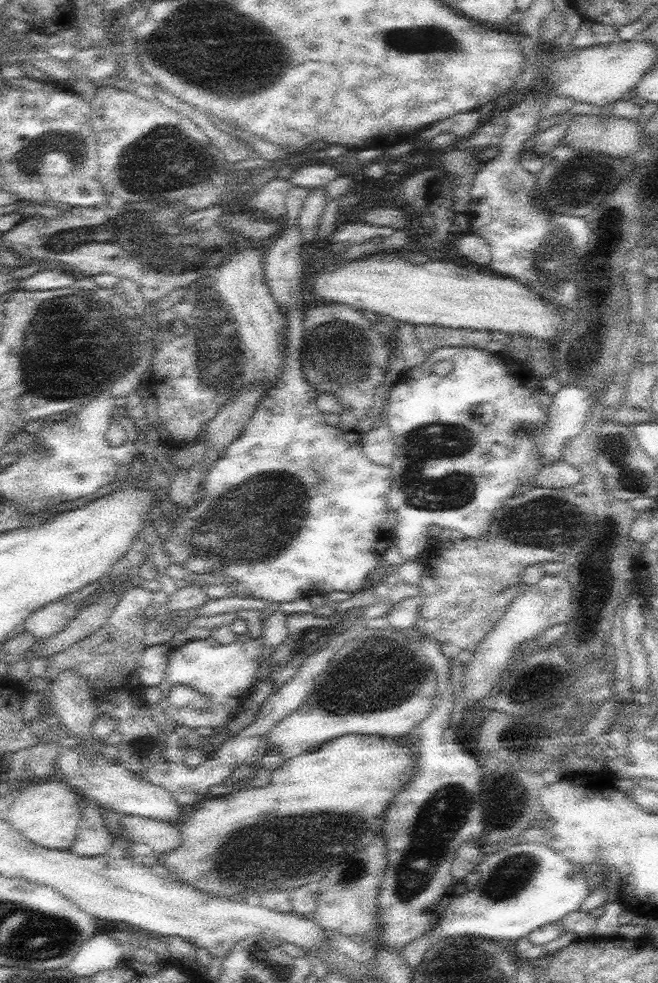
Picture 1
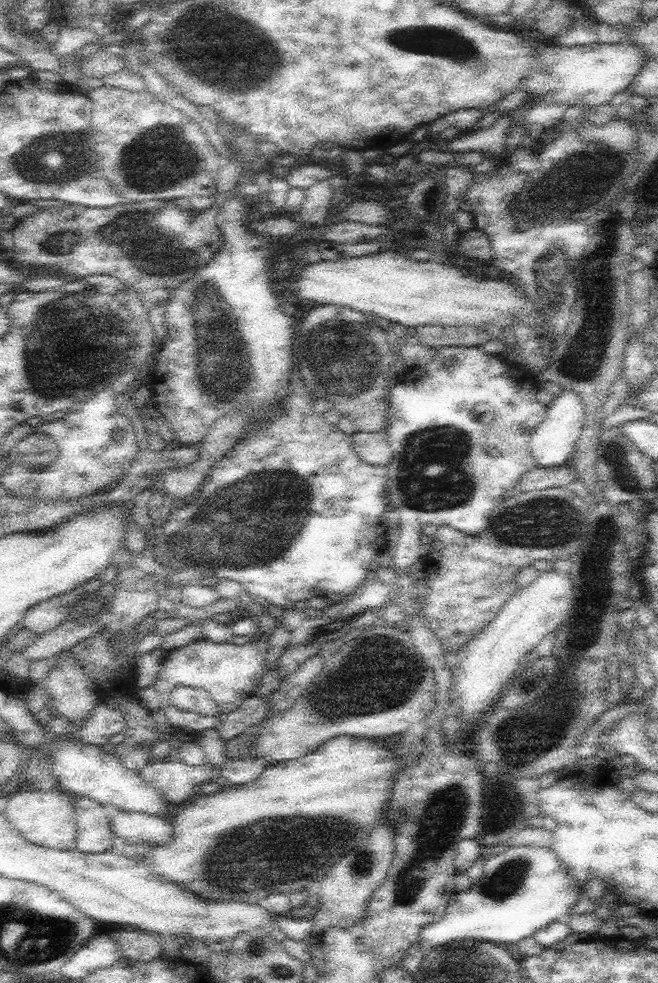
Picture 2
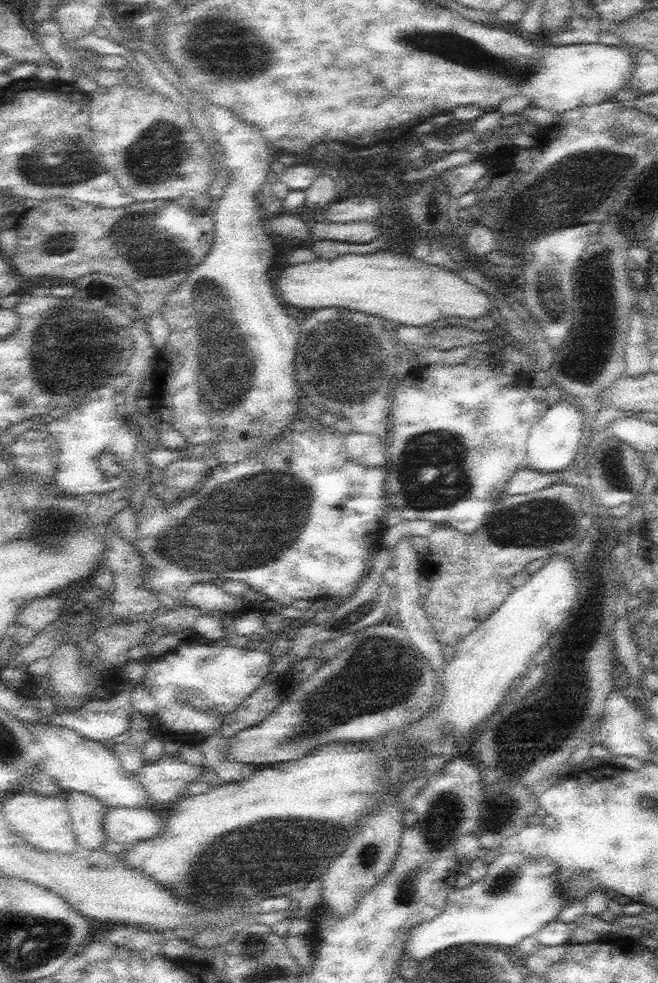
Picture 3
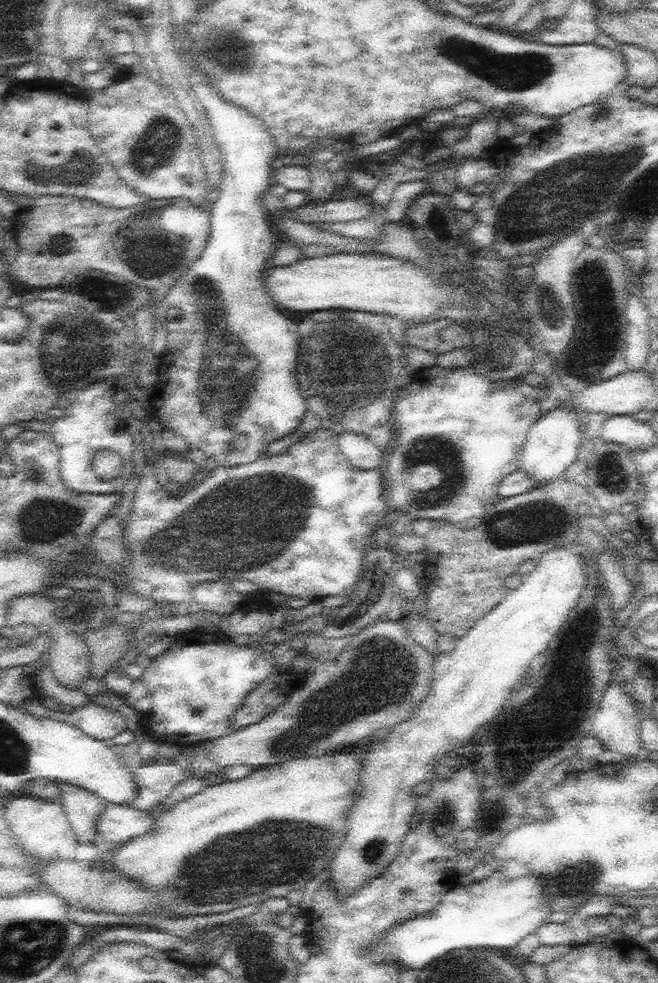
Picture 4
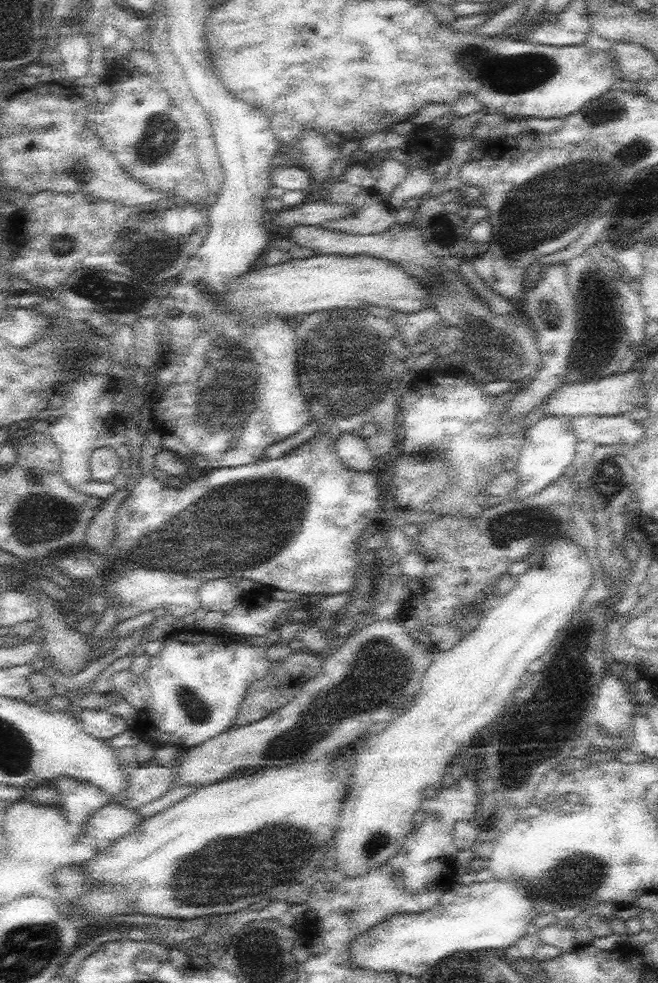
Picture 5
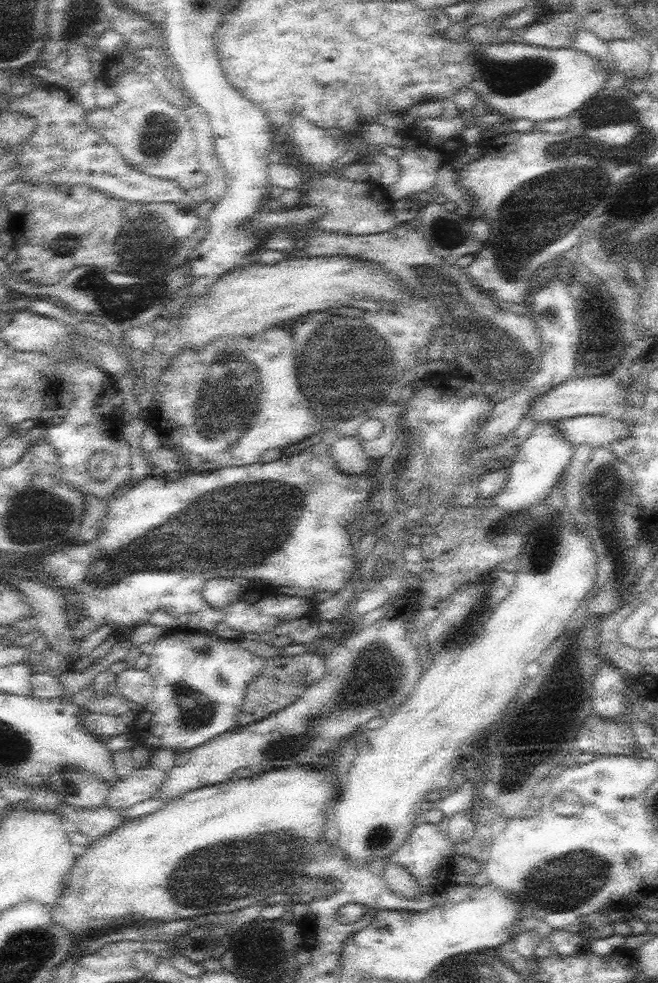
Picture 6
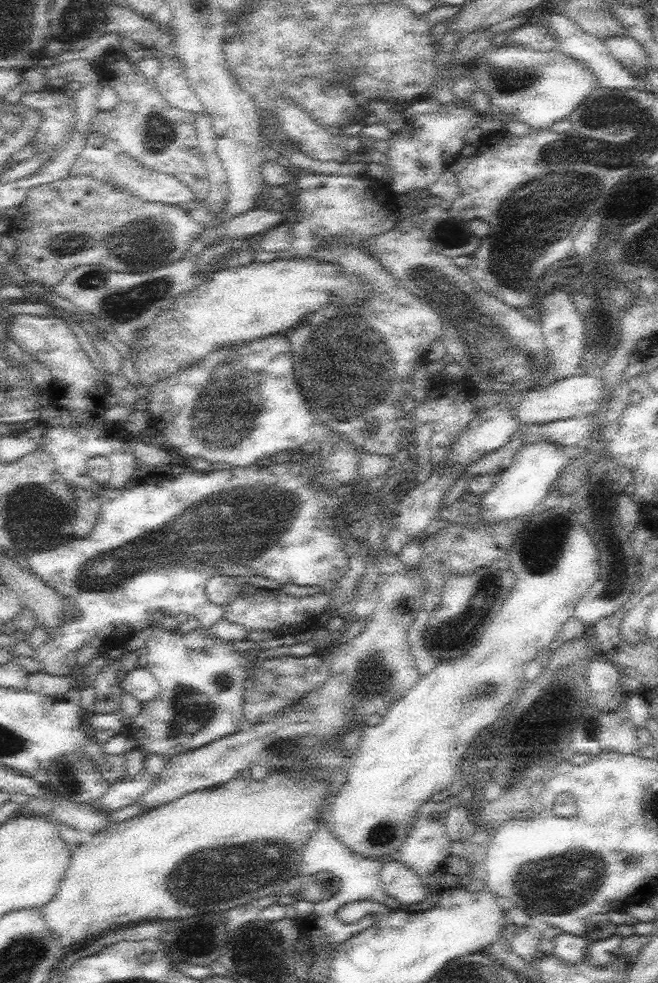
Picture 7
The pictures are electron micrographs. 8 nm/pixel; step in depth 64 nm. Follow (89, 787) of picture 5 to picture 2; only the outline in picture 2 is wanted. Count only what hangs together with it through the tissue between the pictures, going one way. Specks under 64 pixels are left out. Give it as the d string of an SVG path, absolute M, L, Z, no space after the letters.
M75 796L73 808L75 808L75 818L77 818L75 848L83 854L107 852L111 848L113 834L109 830L111 818L107 816L105 808L93 798L85 798L85 796Z

